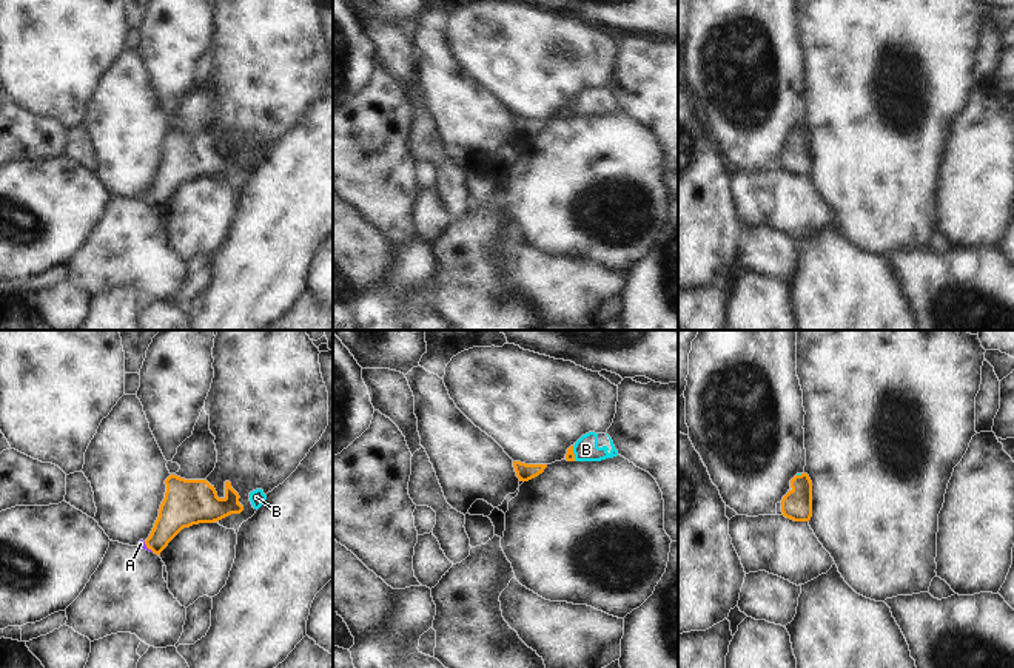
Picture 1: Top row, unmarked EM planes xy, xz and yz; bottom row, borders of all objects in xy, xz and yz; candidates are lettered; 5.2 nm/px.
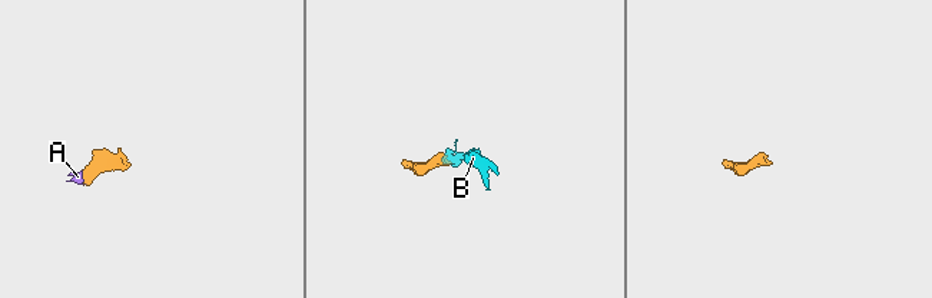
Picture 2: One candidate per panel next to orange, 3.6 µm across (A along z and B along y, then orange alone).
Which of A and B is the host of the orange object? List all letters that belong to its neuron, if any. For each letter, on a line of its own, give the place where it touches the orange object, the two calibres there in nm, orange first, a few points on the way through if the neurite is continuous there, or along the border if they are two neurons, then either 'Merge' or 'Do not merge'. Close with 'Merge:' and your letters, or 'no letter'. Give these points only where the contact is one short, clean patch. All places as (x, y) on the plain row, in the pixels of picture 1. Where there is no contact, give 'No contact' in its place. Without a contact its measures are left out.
A: Touches orange at xy (148, 202). Thickness 190 nm (orange) against 30 nm. Path across: xy (177, 165), (148, 202), (141, 198). Merge
B: Touches orange at xz (572, 107). Thickness 50 nm (orange) against 130 nm. Path across: xz (570, 111), (572, 107), (586, 104). Merge
Merge: A, B

